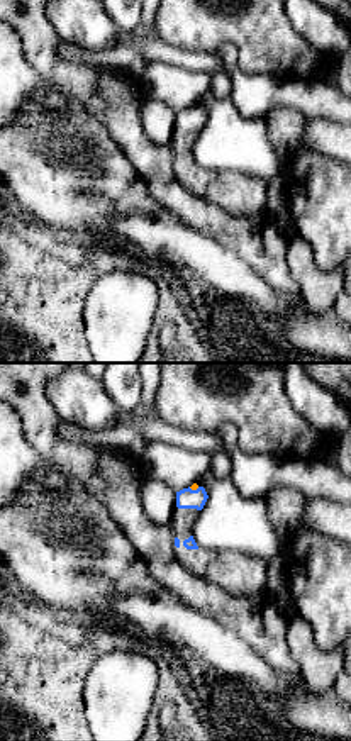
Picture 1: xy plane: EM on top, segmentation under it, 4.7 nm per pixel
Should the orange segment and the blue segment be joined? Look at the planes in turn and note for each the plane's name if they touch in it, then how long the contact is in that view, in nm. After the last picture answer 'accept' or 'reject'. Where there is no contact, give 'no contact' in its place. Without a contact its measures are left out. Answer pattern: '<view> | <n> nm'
xy | 60 nm

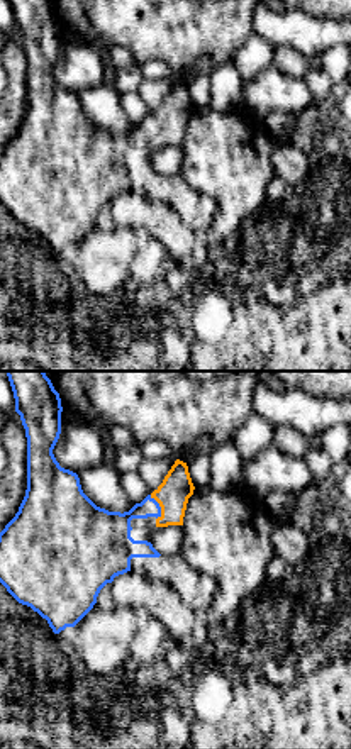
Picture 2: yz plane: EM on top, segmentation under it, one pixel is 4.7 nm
yz | 120 nm

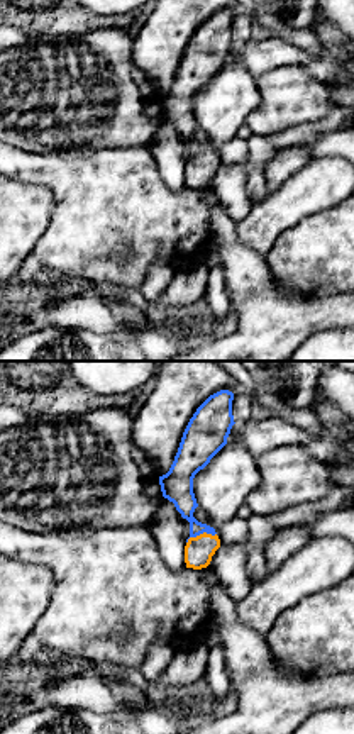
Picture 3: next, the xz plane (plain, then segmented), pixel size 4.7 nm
xz | 150 nm

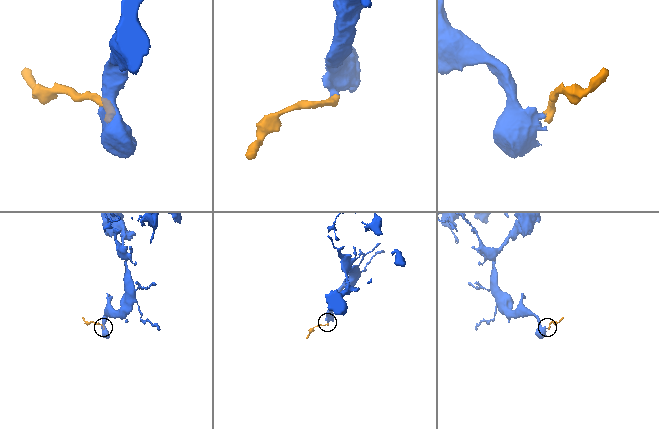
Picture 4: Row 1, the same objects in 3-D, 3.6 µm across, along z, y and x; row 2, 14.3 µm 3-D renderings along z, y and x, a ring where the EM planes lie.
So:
accept

